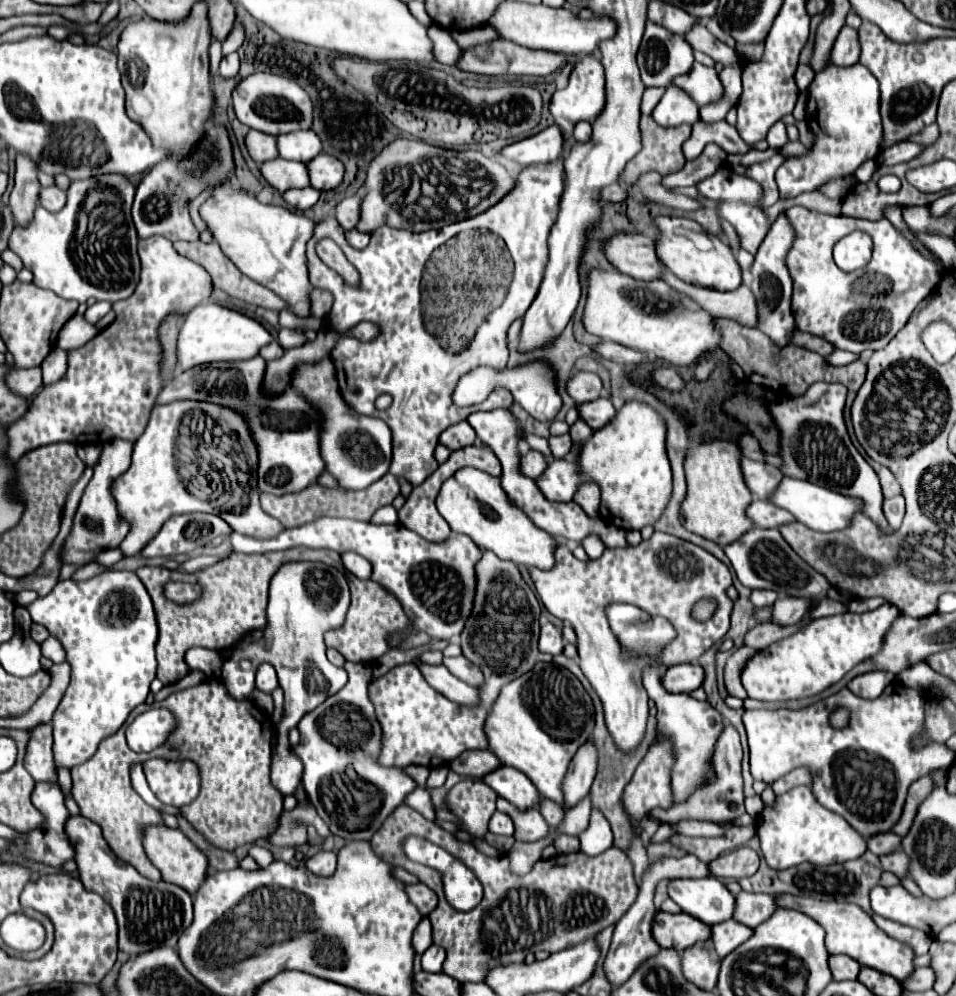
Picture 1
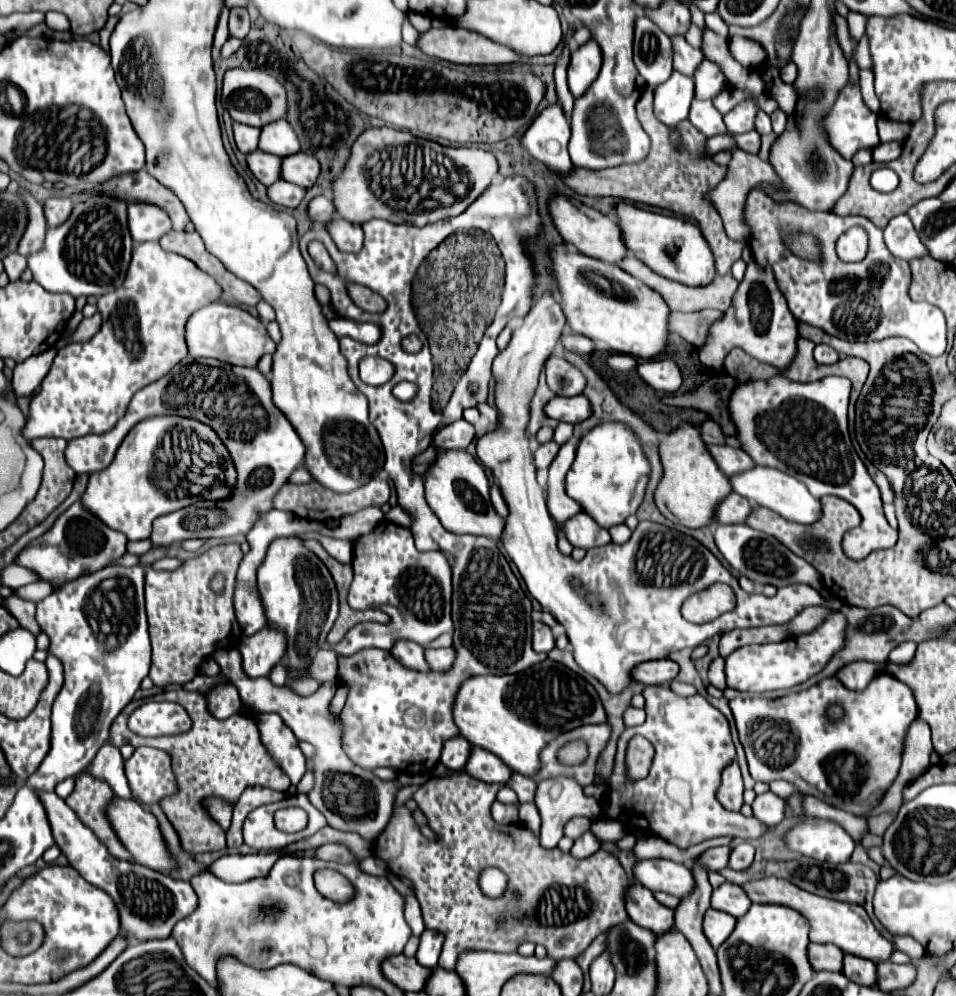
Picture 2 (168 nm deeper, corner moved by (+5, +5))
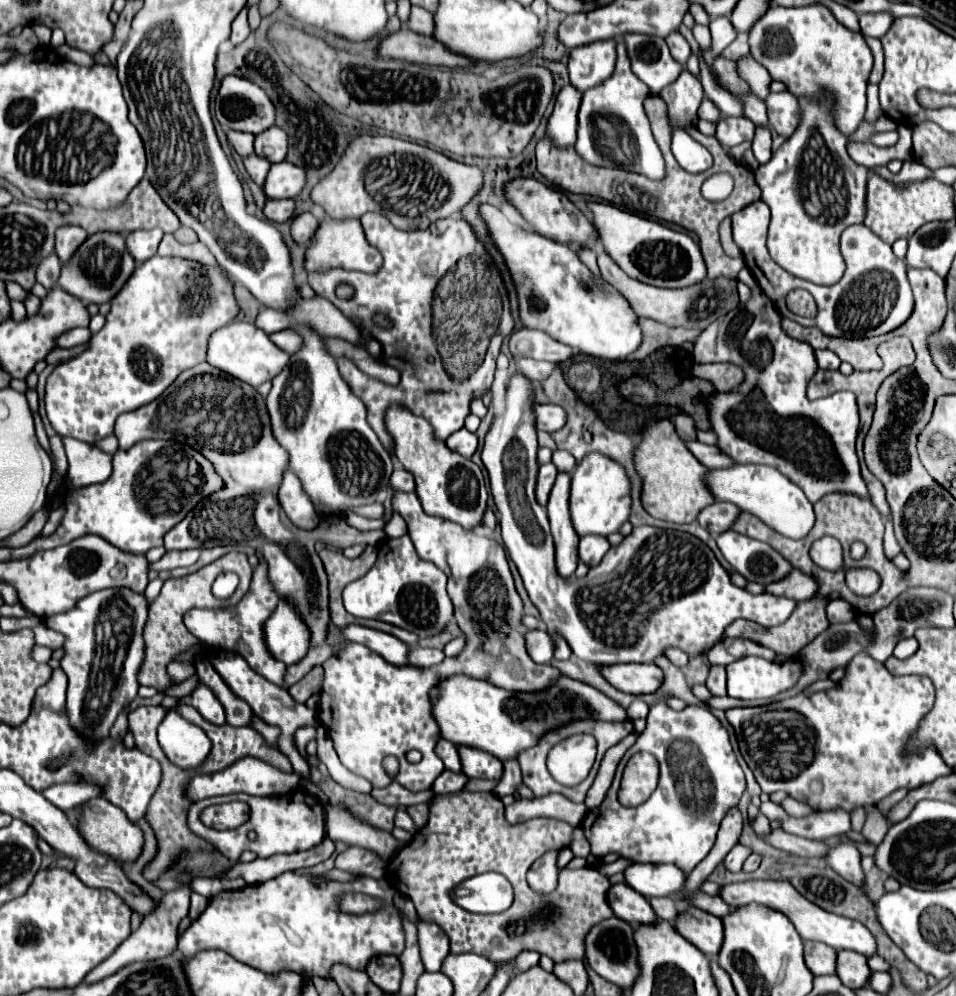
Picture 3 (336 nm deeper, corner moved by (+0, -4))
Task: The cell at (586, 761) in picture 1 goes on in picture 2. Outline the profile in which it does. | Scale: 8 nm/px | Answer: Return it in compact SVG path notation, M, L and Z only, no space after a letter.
M552 777L552 779L544 779L538 783L538 791L536 791L536 807L540 811L542 817L542 831L540 831L540 845L546 849L552 849L558 845L558 841L562 839L562 829L566 825L568 819L582 815L588 817L590 821L596 821L602 815L602 807L594 797L584 795L582 785L574 779L574 777Z

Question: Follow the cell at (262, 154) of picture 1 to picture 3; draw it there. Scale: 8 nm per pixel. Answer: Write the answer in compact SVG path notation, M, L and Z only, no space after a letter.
M227 130L225 134L227 134L227 142L229 142L229 146L233 146L235 152L237 152L241 158L253 154L253 140L255 140L253 134L235 132L235 130Z

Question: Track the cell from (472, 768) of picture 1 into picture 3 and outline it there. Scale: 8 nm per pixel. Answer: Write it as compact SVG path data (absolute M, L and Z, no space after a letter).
M439 740L435 746L437 756L443 760L445 768L451 772L461 772L461 760L455 744L449 744L449 740Z

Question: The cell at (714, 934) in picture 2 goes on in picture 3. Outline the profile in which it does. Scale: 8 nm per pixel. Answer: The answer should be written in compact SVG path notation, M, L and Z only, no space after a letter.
M689 906L677 914L673 926L685 940L695 944L707 956L717 956L717 952L721 950L723 924L713 914Z

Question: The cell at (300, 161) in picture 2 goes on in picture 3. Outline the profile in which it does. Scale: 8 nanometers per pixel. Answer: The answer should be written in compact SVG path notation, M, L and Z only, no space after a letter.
M281 162L281 164L271 164L269 174L263 184L263 194L265 198L293 198L301 188L305 186L305 170L297 168L295 164Z

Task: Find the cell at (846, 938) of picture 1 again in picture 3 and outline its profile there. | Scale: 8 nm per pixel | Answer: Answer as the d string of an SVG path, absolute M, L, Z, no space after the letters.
M747 880L747 882L735 882L735 884L725 884L719 890L719 896L731 906L731 908L739 908L743 904L749 902L757 902L757 904L765 904L773 910L783 912L795 926L795 930L799 932L799 936L803 940L815 940L815 942L823 942L835 950L855 950L855 952L863 952L865 956L875 954L875 940L869 934L869 930L855 920L849 918L841 918L837 914L829 914L821 908L817 908L813 902L805 900L789 882L785 880Z

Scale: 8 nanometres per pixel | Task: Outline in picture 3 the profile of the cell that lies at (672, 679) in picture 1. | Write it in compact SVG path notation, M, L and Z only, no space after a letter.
M611 664L599 666L601 676L621 692L651 694L661 686L663 672L655 664Z

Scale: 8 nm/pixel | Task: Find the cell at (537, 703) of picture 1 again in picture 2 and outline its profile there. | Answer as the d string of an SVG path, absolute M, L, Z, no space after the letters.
M552 659L536 663L522 673L486 675L462 683L454 715L464 739L494 753L514 773L526 777L540 773L540 753L558 735L588 723L604 723L604 707L594 687Z

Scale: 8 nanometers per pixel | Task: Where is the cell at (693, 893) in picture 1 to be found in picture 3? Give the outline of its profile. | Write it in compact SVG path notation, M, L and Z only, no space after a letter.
M629 864L623 876L627 886L645 898L673 896L685 882L685 874L673 864Z

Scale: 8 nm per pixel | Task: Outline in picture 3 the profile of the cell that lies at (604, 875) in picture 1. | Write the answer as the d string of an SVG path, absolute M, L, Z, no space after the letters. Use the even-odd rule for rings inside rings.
M459 792L459 794L437 796L429 812L429 822L389 862L387 878L391 880L395 890L399 890L401 894L413 900L415 910L421 918L435 920L445 930L445 934L451 940L451 954L473 952L473 954L489 958L491 962L493 960L513 962L519 952L535 950L539 954L547 954L549 958L553 958L553 962L571 960L571 958L579 960L585 956L585 948L583 948L585 932L589 932L589 928L593 928L593 924L597 924L599 920L613 916L613 910L609 908L605 900L605 894L611 882L593 868L563 870L559 872L557 890L545 896L537 896L525 880L529 866L537 858L541 858L551 849L561 849L570 845L574 829L571 824L563 820L555 820L555 818L533 818L523 824L509 824L505 820L503 802L493 792ZM481 872L499 872L511 882L515 898L509 910L501 914L471 914L459 908L457 904L453 904L451 896L447 896L447 892L451 892L451 888L455 888L461 880L467 880Z

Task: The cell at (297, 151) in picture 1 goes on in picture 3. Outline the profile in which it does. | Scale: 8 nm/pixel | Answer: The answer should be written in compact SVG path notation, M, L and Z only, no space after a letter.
M273 126L255 136L255 154L269 162L283 162L287 152L287 136L281 128Z

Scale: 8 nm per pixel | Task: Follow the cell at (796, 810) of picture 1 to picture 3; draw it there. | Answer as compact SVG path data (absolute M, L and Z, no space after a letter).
M853 844L833 846L825 860L845 880L849 880L851 884L857 884L859 888L865 888L865 874L861 870L861 856Z

